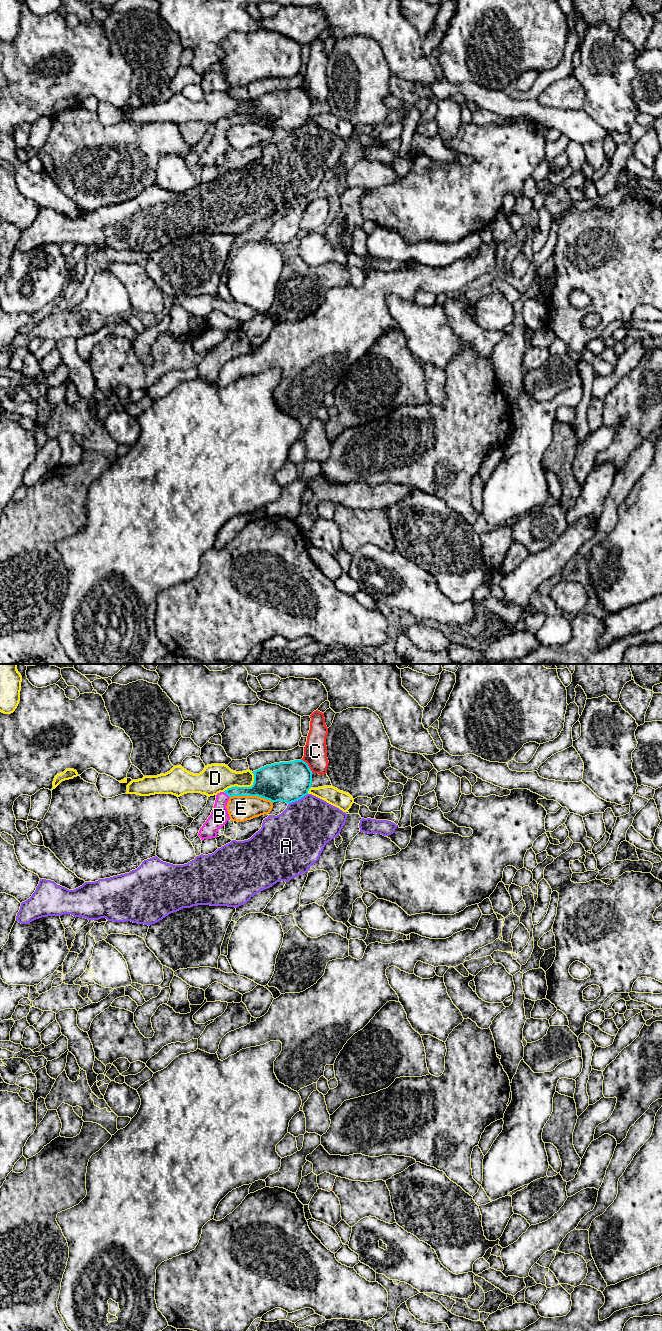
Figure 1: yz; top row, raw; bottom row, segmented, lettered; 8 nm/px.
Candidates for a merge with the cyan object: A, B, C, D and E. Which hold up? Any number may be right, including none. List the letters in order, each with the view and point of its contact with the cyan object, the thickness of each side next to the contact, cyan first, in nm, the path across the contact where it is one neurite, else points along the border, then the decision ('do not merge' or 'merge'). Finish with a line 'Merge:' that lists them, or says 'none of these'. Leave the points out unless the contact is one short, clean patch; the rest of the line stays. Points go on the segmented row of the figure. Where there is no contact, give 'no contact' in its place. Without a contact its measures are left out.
A: contact yz (297, 800); calibres 320 and 440 nm; do not merge
B: contact yz (226, 793); calibres 100 and 150 nm; way yz (256, 789), (226, 793), (220, 803), (219, 816); merge
C: contact yz (308, 766); calibres 320 and 190 nm; do not merge
D: contact yz (242, 787); calibres 280 and 240 nm; do not merge
E: contact yz (252, 795); calibres 300 and 200 nm; border yz (230, 796), (257, 795), (273, 802); do not merge
Merge: B

